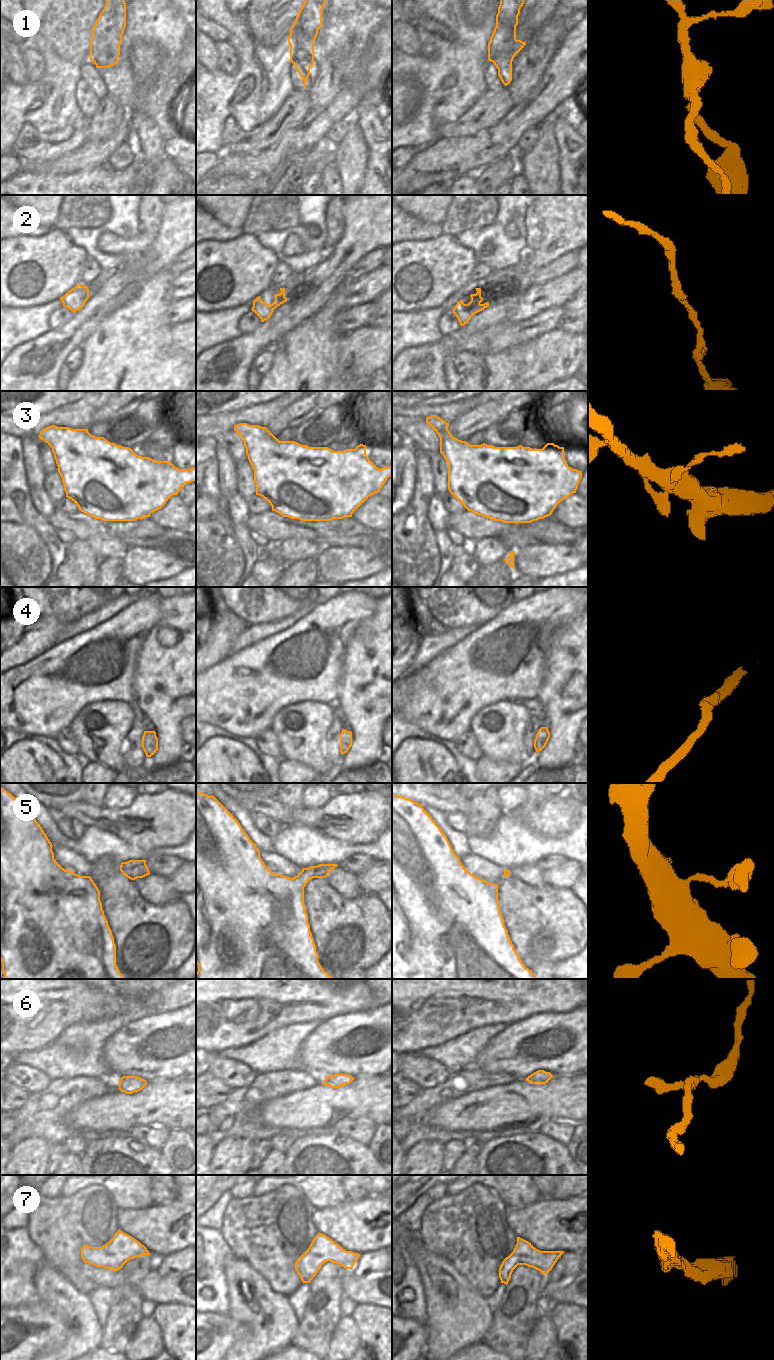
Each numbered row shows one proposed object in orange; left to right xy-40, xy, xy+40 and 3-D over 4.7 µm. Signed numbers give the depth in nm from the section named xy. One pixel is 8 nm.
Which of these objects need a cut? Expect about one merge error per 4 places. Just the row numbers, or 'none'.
1

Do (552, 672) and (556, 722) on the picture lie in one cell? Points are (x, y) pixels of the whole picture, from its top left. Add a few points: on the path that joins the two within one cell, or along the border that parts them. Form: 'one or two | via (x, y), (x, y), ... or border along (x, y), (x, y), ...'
one | via (556, 684), (556, 710)

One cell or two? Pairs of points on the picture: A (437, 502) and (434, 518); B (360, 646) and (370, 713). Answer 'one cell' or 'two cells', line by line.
A: one cell
B: one cell

